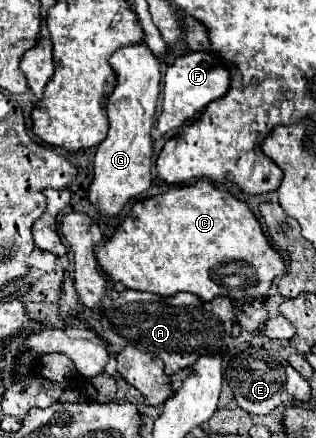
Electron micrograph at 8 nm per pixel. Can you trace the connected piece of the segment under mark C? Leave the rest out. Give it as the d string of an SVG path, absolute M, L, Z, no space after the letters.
M204 179L192 185L170 189L160 197L136 201L130 215L120 223L112 239L104 247L96 247L96 255L104 273L112 281L124 283L128 289L150 291L156 295L188 291L204 301L212 301L218 295L242 303L264 299L268 297L274 279L282 277L286 271L282 255L270 245L250 207L230 191L222 191Z

